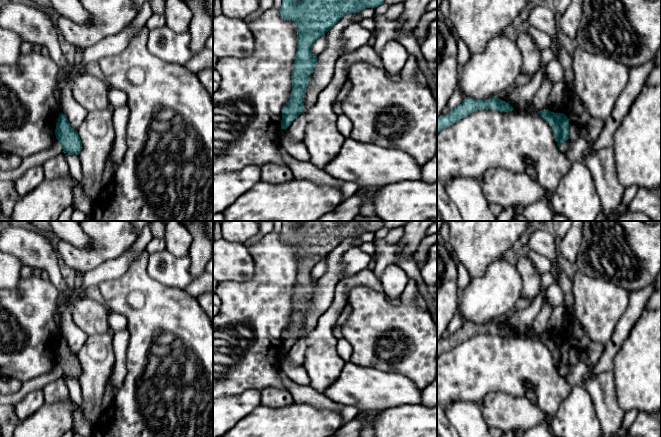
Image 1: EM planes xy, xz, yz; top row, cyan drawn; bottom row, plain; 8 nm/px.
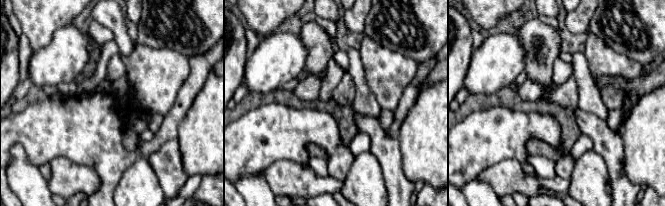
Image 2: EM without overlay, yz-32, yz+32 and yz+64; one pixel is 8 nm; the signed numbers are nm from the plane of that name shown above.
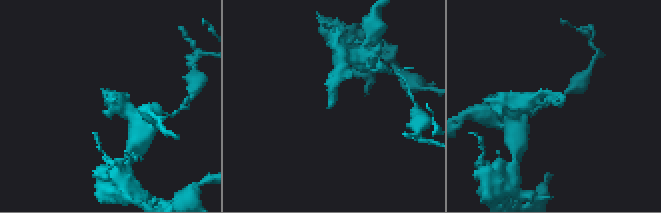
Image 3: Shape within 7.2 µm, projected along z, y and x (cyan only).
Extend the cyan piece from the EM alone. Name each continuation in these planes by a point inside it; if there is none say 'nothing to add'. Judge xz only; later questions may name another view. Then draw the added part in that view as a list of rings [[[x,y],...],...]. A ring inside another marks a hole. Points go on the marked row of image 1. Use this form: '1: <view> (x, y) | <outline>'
nothing to add

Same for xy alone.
nothing to add

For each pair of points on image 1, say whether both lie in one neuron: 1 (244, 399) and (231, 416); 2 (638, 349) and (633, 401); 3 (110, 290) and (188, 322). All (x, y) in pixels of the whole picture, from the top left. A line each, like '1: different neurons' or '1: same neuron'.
1: same neuron
2: same neuron
3: same neuron

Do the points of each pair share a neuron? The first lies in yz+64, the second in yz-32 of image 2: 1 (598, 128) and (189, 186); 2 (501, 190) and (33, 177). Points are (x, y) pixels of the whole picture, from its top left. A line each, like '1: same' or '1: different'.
1: different
2: different

